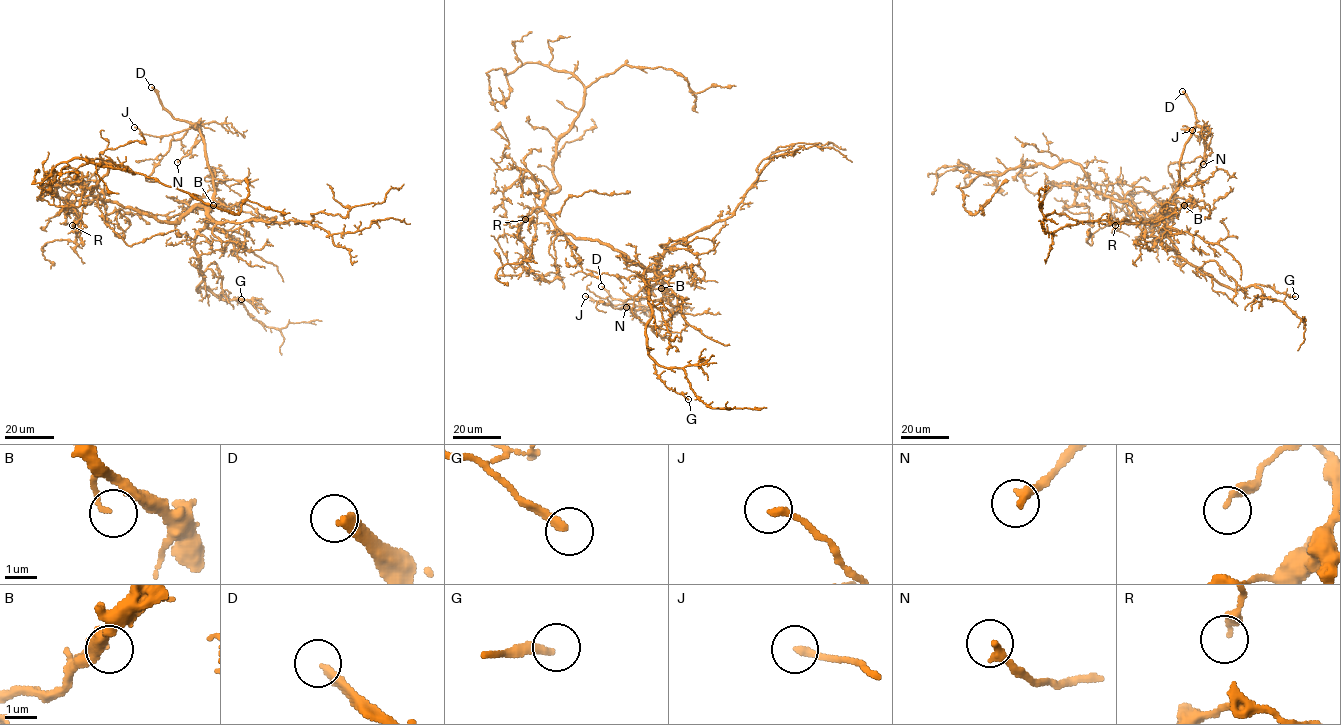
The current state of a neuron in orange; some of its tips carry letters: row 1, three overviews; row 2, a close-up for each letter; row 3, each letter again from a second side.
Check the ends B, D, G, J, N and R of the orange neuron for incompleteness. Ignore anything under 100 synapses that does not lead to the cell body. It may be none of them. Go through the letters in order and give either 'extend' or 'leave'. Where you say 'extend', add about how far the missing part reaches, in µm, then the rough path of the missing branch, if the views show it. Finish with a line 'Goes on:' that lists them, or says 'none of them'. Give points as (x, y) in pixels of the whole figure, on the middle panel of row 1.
B: leave
D: extend; missing 20 µm; course (601, 286), (569, 254)
G: leave
J: leave
N: leave
R: leave
Goes on: D

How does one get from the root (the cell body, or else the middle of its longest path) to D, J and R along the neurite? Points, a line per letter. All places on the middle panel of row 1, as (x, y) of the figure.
D: (574, 238), (598, 240), (640, 266), (654, 269), (662, 277), (644, 298), (638, 300), (613, 299), (601, 286)
J: (574, 238), (598, 240), (640, 266), (654, 269), (662, 277), (640, 301), (639, 306), (612, 305), (585, 296)
R: (574, 238), (564, 234), (541, 208), (536, 207), (526, 219), (530, 220), (525, 219)

